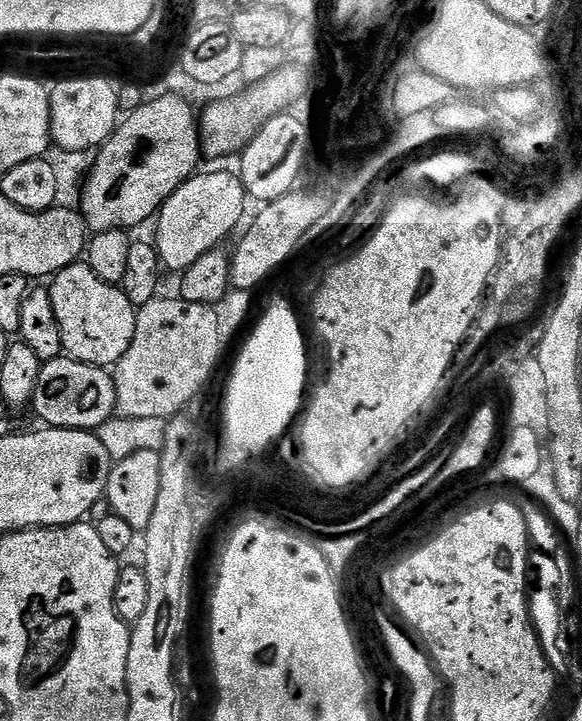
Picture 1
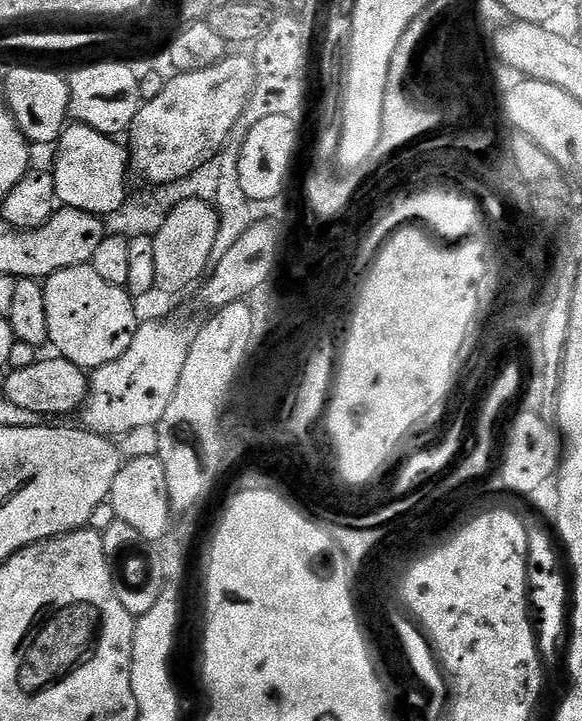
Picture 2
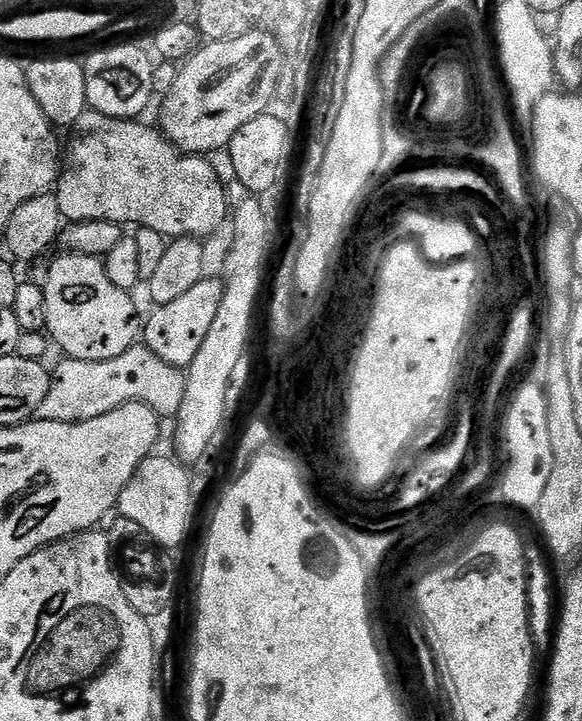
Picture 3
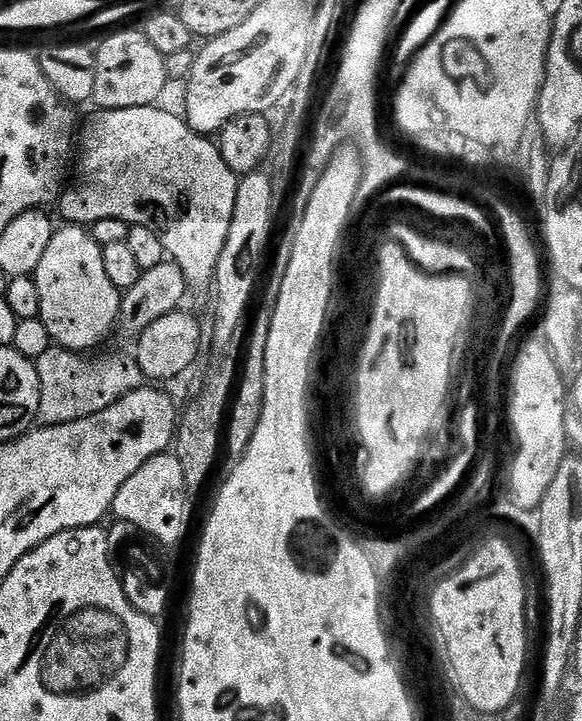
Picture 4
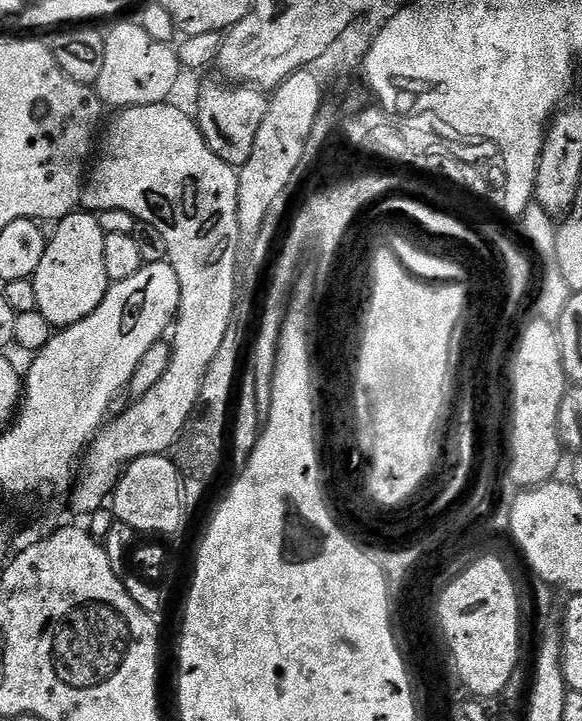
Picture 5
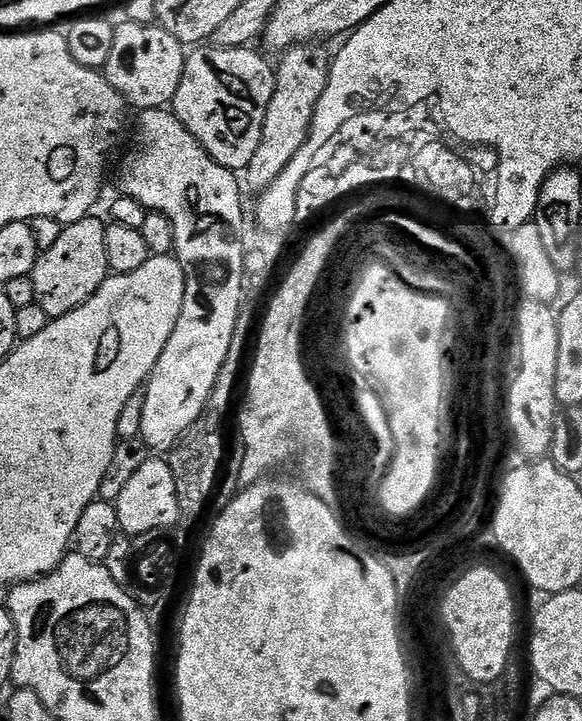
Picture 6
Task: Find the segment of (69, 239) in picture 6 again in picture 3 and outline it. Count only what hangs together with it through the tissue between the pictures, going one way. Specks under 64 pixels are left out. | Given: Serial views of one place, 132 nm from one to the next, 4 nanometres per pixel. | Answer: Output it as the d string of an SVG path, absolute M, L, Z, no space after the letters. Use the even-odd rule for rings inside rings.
M77 252L63 254L48 268L42 279L46 298L46 322L44 323L51 343L61 348L65 357L102 362L104 359L118 358L137 343L138 320L136 324L136 304L132 292L124 292L110 278L104 269L104 262L98 256L83 256Z

